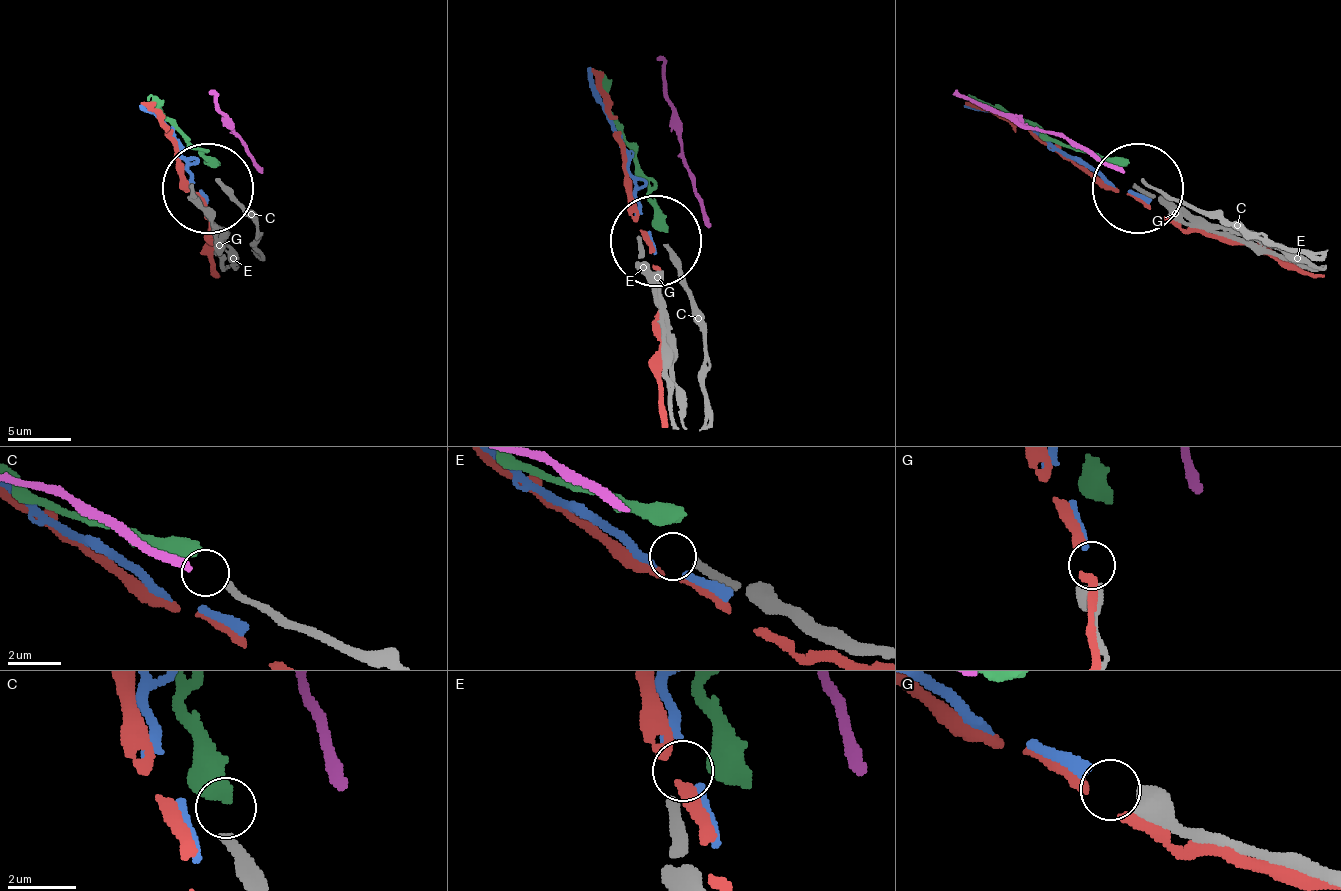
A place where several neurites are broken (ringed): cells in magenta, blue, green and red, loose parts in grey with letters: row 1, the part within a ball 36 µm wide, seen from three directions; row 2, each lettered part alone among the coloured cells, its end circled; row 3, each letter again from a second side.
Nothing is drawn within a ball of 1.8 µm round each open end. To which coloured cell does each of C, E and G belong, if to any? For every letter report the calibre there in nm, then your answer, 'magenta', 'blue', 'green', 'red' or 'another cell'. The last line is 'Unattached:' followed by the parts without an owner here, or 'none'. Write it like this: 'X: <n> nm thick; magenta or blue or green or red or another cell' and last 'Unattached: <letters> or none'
C: 320 nm thick; green
E: 320 nm thick; another cell
G: 750 nm thick; blue
Unattached: E

